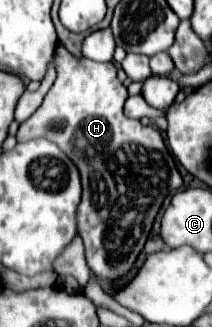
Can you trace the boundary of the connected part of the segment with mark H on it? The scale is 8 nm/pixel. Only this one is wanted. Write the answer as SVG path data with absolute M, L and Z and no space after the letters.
M58 43L54 51L54 67L56 67L54 85L46 93L38 111L20 125L16 139L18 143L38 139L38 137L50 139L78 167L82 177L82 201L76 211L76 223L78 223L78 233L84 241L86 261L88 261L88 267L98 277L116 281L124 277L126 273L130 273L130 269L134 267L136 257L148 239L154 217L166 193L176 191L182 185L182 177L176 169L174 157L166 149L162 133L152 125L144 127L140 121L128 119L122 113L128 91L116 77L114 63L100 63L92 59L78 61L74 55L66 51L62 43Z

